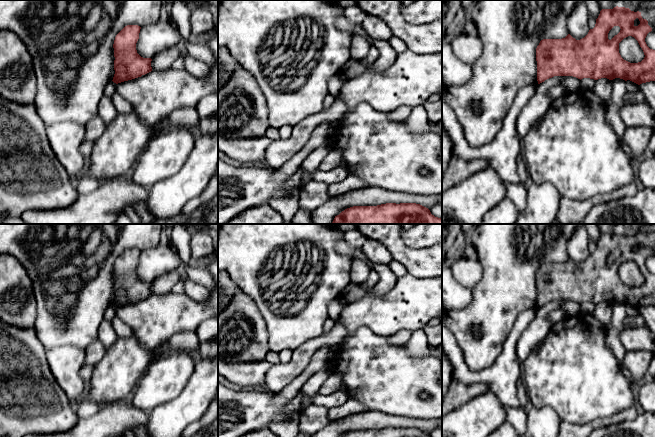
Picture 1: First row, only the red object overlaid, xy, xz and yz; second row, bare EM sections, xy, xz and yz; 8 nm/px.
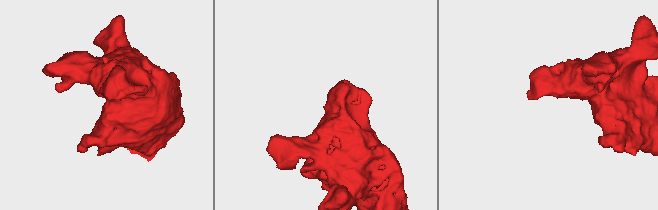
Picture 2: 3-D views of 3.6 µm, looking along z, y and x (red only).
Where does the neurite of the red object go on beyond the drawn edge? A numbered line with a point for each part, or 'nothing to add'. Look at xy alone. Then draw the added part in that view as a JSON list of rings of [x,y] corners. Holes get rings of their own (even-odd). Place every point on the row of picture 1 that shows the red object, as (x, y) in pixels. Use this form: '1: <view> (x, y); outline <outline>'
nothing to add

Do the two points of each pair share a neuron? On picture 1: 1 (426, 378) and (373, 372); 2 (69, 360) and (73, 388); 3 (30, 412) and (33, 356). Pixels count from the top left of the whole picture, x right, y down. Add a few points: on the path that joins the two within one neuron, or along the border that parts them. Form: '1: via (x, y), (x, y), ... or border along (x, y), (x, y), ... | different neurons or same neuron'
1: via (413, 378), (386, 378) | same neuron
2: via (69, 367), (70, 381) | same neuron
3: via (30, 398), (30, 370) | same neuron

